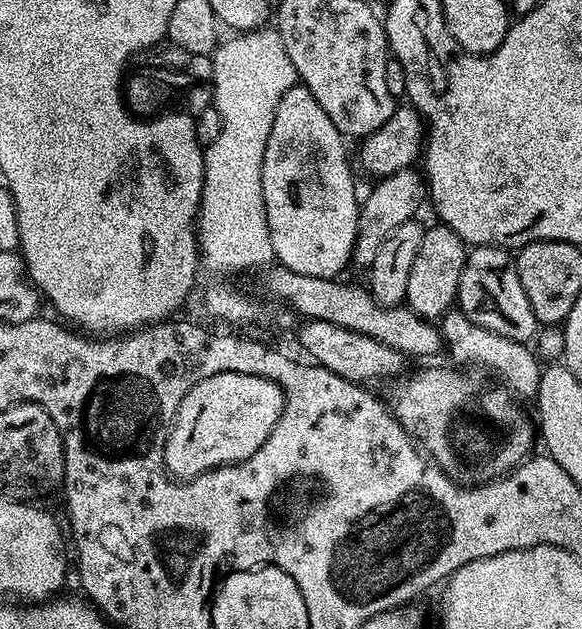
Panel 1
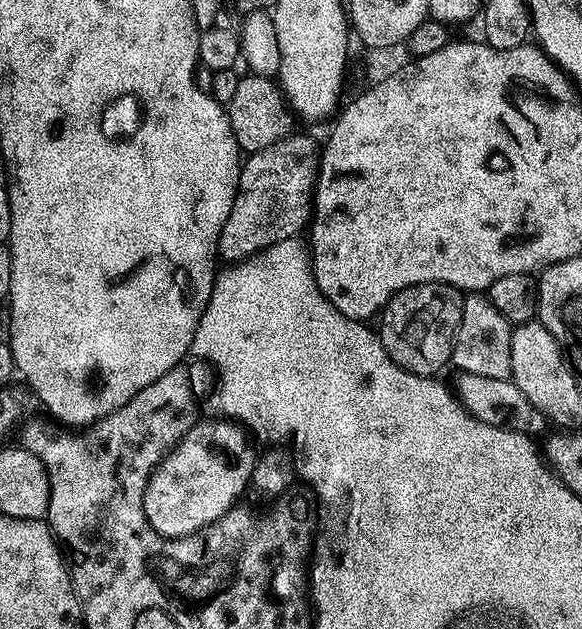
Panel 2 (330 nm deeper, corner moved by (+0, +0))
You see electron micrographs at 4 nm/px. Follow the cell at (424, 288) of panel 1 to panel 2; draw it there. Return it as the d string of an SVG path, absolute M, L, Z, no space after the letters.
M411 284L409 288L397 292L384 305L379 317L378 335L389 358L415 376L432 378L439 368L449 367L452 343L456 341L456 331L462 322L463 305L461 289L452 284Z

